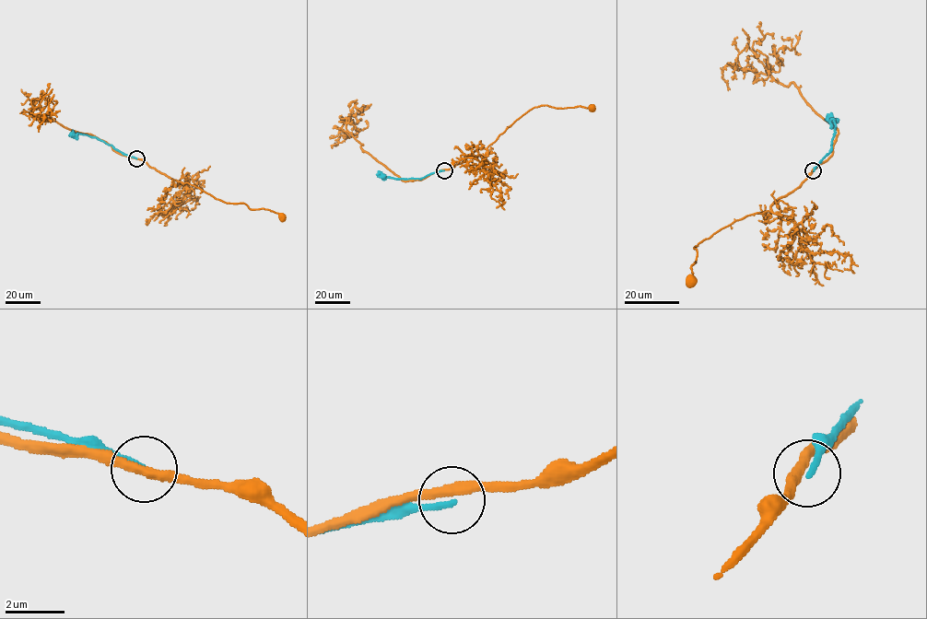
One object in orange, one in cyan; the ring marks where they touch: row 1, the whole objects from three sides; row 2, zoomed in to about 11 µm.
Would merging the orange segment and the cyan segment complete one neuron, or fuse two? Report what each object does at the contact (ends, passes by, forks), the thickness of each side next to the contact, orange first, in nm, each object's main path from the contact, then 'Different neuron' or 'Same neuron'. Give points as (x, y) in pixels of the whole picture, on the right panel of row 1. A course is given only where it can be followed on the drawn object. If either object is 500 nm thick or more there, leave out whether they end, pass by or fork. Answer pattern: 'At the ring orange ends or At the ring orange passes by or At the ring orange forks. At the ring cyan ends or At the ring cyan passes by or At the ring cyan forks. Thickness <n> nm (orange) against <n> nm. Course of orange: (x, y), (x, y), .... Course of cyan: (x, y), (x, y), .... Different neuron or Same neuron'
At the ring orange passes by. At the ring cyan ends. Thickness 320 nm (orange) against 200 nm. Course of orange: (813, 170), (799, 186), (773, 203), (771, 211), (737, 219), (694, 247), (698, 252), (689, 281). Course of cyan: (813, 170), (831, 148), (836, 125), (830, 120). Different neuron

